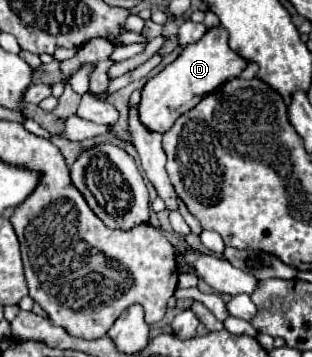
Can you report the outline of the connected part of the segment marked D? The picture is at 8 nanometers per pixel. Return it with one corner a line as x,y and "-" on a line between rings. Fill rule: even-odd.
211,28
199,42
185,46
175,62
165,66
157,76
153,76
141,90
141,104
139,104
139,120
151,132
167,132
175,120
189,112
193,106
201,102
205,94
211,94
225,82
237,78
247,66
239,54
235,54
227,46
227,30

